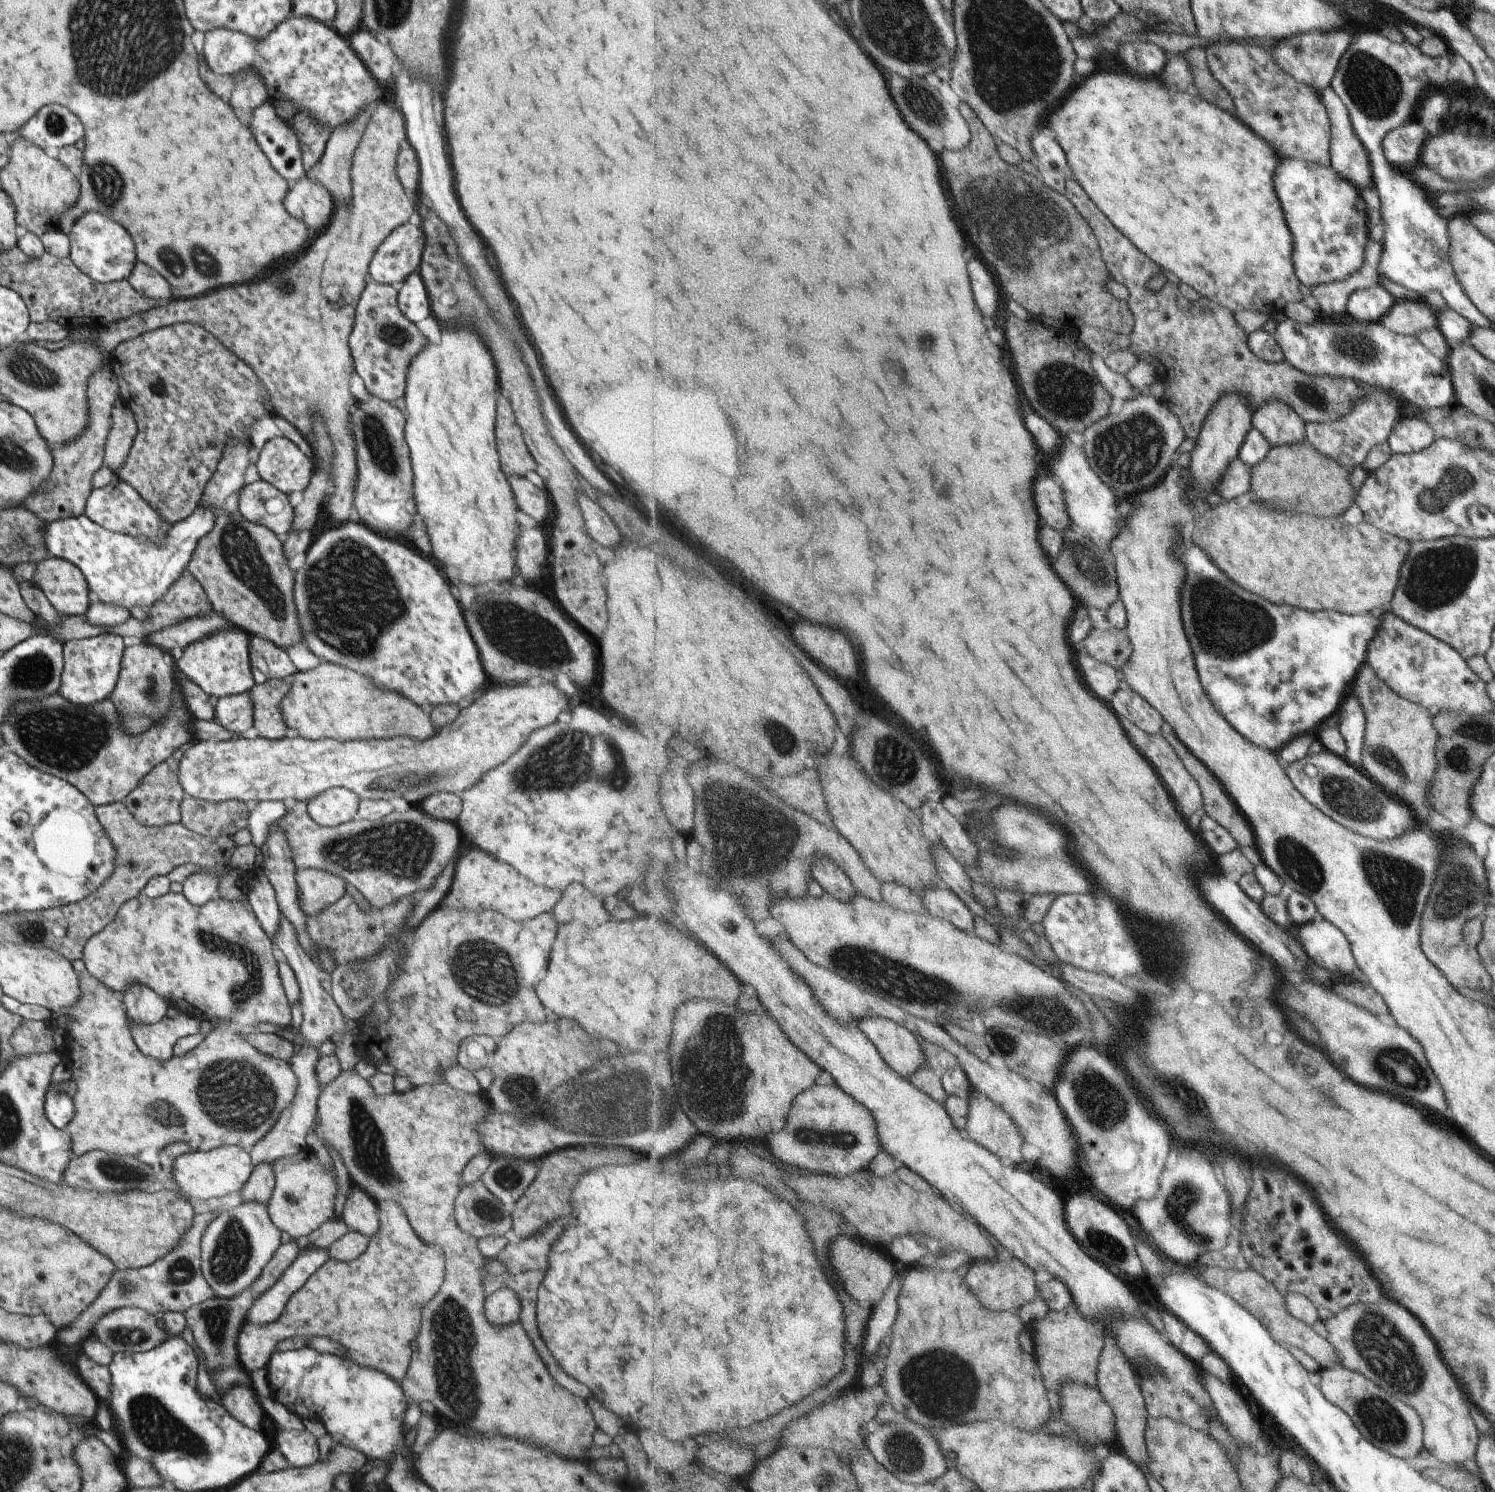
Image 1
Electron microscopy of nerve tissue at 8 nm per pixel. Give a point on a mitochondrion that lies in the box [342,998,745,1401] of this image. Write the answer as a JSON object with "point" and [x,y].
{"point":[612,1124]}

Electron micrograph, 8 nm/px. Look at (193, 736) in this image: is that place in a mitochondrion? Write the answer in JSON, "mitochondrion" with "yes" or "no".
{"mitochondrion":"no"}

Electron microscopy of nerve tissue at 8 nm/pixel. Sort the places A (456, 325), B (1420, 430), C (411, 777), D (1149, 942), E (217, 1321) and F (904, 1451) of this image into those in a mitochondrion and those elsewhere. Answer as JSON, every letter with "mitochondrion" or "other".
{"A":"other","B":"other","C":"mitochondrion","D":"other","E":"mitochondrion","F":"mitochondrion"}

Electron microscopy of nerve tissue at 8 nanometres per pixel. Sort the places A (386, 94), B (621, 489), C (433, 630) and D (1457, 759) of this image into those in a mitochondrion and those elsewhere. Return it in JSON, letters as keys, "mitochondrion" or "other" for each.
{"A":"other","B":"other","C":"other","D":"mitochondrion"}

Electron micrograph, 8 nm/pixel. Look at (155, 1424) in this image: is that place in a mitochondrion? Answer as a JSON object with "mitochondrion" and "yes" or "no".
{"mitochondrion":"yes"}

